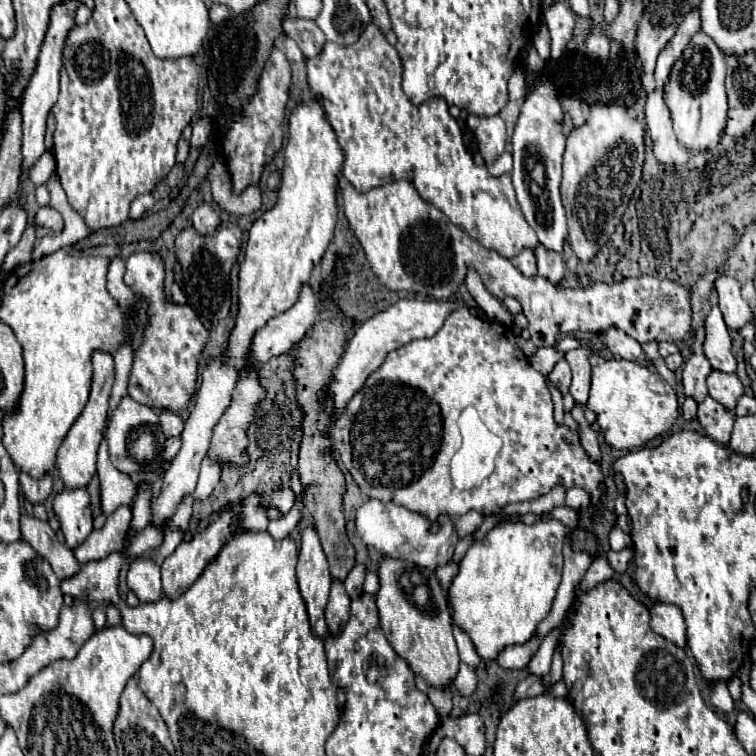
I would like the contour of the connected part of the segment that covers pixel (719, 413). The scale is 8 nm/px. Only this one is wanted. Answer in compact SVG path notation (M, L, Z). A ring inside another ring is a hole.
M710 396L698 404L698 422L706 430L706 434L718 444L730 442L730 432L734 424L734 416L726 412L722 404L712 400Z

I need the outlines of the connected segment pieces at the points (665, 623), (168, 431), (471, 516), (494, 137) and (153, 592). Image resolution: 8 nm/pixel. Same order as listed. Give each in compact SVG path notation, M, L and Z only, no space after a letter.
M654 604L654 608L650 610L652 614L652 622L650 628L670 640L672 644L678 644L680 648L686 648L686 622L682 618L682 610L674 604Z
M162 410L160 412L160 426L166 438L170 436L180 436L184 430L184 418L172 410Z
M470 510L470 512L462 514L462 516L458 516L458 518L454 520L458 538L462 540L462 538L466 538L468 534L472 534L472 532L480 526L480 522L482 522L482 514L480 514L480 512L474 512L474 510Z
M468 116L468 126L474 132L474 138L478 140L478 152L482 154L482 158L486 160L486 164L492 164L506 146L508 134L506 134L506 126L502 122L500 116Z
M136 558L128 568L128 588L142 604L158 602L162 598L160 566L152 558Z

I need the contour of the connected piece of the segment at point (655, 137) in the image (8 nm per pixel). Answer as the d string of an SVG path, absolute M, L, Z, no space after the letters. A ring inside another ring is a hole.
M654 90L648 94L646 106L646 128L652 138L652 152L660 164L670 164L670 166L680 166L688 162L688 152L682 148L672 132L672 120L670 120L670 110L662 98L662 92Z

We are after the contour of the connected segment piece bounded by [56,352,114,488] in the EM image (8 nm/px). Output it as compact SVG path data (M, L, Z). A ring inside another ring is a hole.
M94 352L94 376L92 376L92 390L90 390L90 400L70 432L66 434L62 446L58 448L58 458L56 458L56 468L58 474L64 482L66 488L82 488L88 486L92 476L96 474L96 450L102 440L102 428L106 422L106 412L108 412L108 396L110 388L114 382L114 362L110 354L104 352Z

